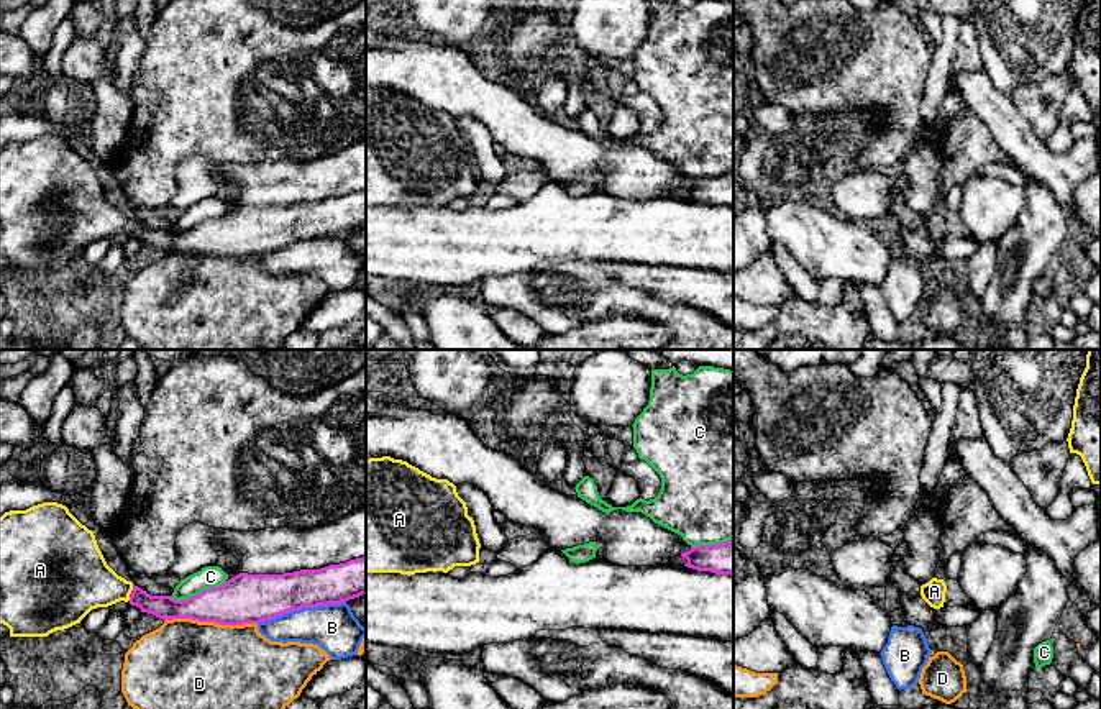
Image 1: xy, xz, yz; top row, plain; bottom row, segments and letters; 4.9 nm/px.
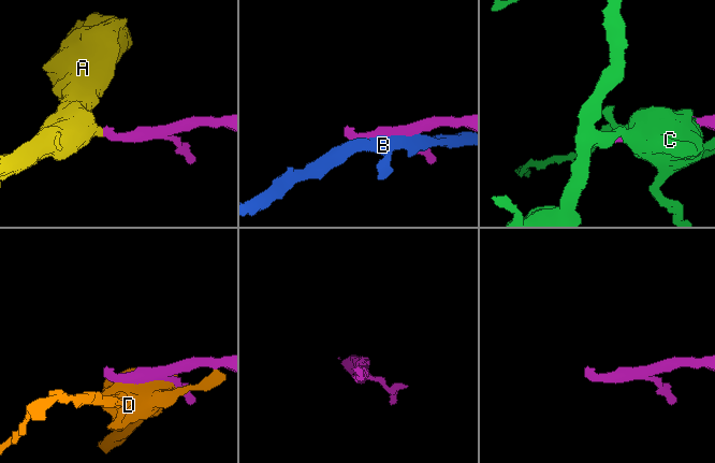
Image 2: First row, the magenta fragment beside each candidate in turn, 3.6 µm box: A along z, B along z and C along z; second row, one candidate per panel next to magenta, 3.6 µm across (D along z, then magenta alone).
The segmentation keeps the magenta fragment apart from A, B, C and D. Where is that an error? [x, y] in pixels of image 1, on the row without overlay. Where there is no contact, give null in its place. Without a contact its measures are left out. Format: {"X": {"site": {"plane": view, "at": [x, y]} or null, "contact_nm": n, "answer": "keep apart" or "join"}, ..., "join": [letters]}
{"A": {"site": {"plane": "xy", "at": [133, 220]}, "contact_nm": 30, "answer": "join"}, "B": {"site": {"plane": "xy", "at": [301, 240]}, "contact_nm": 440, "answer": "keep apart"}, "C": {"site": {"plane": "xy", "at": [201, 225]}, "contact_nm": 300, "answer": "keep apart"}, "D": {"site": {"plane": "xy", "at": [214, 253]}, "contact_nm": 440, "answer": "keep apart"}, "join": ["A"]}

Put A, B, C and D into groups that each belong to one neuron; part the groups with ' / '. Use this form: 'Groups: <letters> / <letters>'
Groups: A / B / C / D

